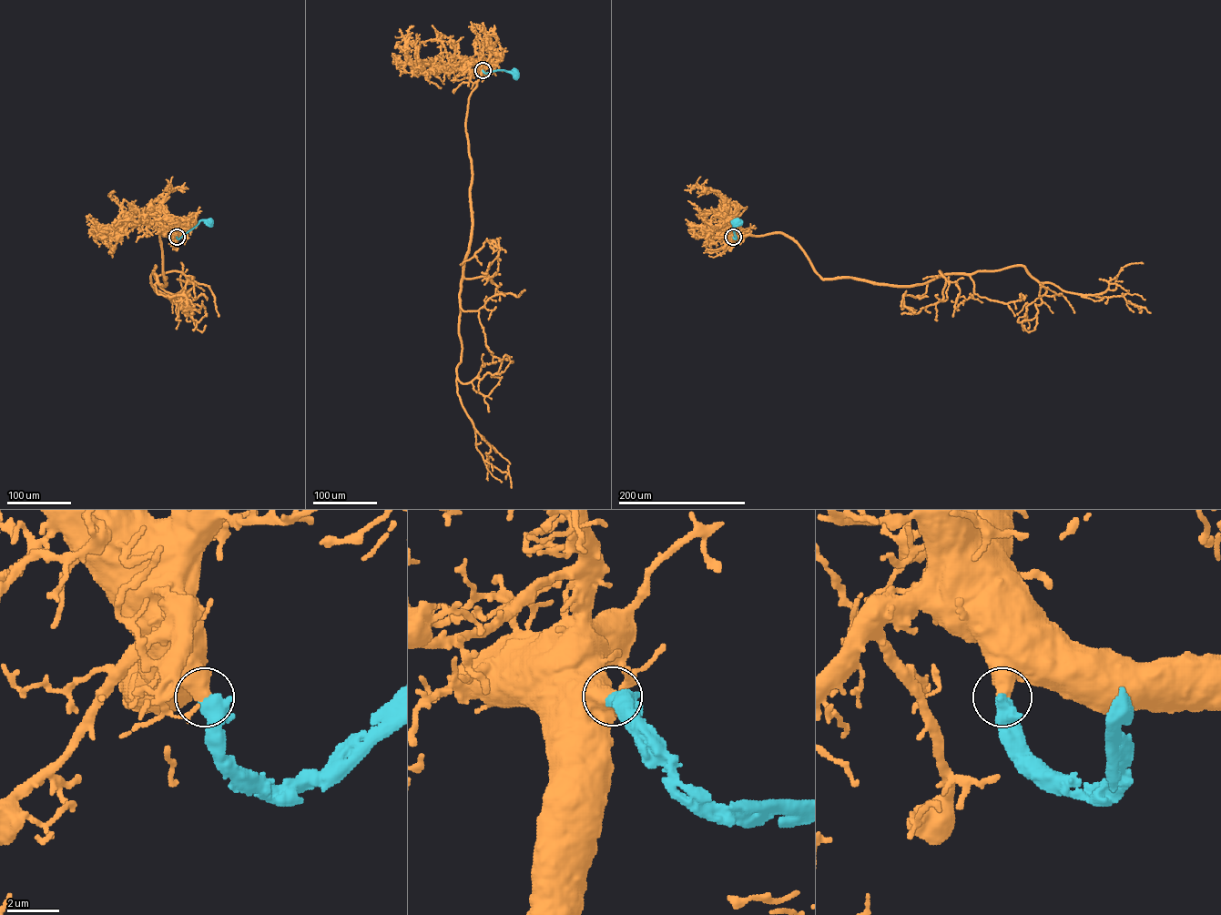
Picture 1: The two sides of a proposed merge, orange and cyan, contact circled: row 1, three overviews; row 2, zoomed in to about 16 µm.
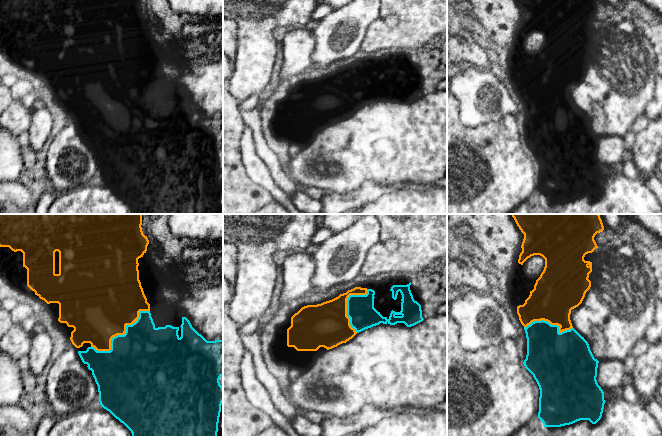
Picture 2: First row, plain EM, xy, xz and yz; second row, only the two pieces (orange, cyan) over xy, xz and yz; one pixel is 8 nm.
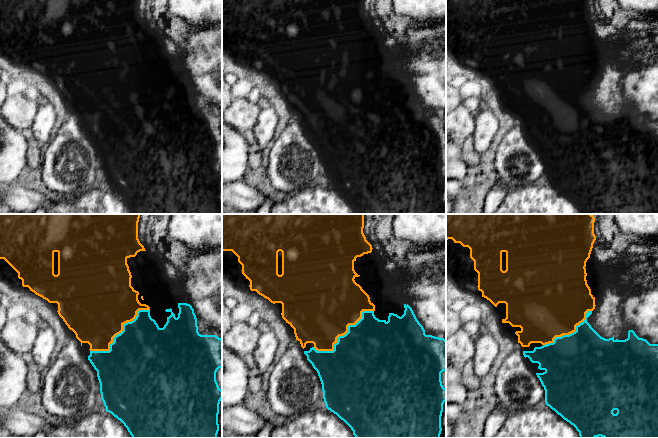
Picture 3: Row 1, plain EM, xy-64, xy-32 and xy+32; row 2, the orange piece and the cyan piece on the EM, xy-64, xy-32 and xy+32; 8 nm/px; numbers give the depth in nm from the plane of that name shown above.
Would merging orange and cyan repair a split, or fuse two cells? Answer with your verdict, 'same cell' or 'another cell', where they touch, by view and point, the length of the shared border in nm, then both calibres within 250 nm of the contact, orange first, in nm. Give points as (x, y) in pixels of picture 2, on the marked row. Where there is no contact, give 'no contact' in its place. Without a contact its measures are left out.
same cell | xy (120, 334) | 550 nm | 480/480 nm

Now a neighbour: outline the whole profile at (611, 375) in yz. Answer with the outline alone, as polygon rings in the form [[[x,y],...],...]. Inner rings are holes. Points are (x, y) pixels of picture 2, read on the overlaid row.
[[[616,359],[599,361],[596,380],[603,391],[618,391],[628,381],[624,363]]]

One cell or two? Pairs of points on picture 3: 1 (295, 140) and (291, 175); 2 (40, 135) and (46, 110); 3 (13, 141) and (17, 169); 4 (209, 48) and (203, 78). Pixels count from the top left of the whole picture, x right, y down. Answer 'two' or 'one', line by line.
1: one
2: one
3: one
4: one

